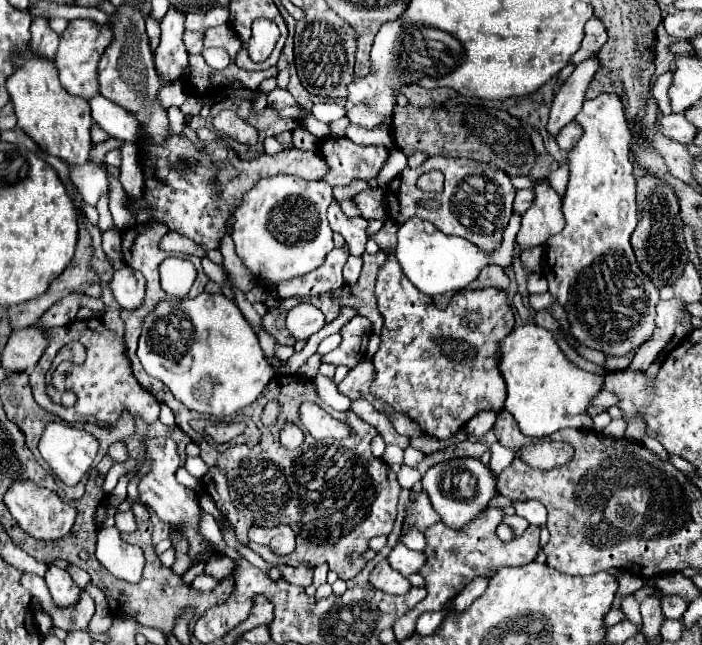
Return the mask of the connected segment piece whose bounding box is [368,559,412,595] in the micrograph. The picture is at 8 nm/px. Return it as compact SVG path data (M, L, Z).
M386 559L380 561L380 563L370 571L368 581L370 581L370 585L372 585L374 589L384 591L384 593L388 593L388 595L404 595L404 593L408 593L410 587L412 587L410 581L408 581L404 575L400 575L398 571L394 571L394 569L386 563Z

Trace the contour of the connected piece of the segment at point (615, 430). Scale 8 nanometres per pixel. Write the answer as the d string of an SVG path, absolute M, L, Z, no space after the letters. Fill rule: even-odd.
M614 419L602 433L610 437L624 437L624 431L626 431L626 423L622 419Z

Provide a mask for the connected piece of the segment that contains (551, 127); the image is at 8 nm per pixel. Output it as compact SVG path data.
M586 59L584 63L576 65L574 73L568 77L568 81L556 91L554 103L552 103L552 111L550 111L550 119L548 119L548 133L552 137L556 137L560 133L560 129L574 121L574 117L580 113L582 103L584 103L584 93L588 89L588 83L592 81L594 73L598 71L598 59Z

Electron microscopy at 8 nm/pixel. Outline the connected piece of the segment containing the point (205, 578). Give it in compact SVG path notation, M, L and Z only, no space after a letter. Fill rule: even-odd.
M200 575L192 581L192 587L198 589L198 591L212 591L218 583L220 583L220 579L216 579L212 575Z

